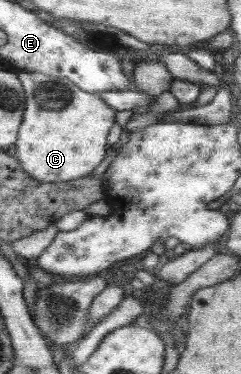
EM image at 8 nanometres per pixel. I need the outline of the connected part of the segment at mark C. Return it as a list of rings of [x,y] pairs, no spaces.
[[[18,72],[26,97],[26,108],[20,124],[16,145],[16,159],[30,178],[41,182],[63,182],[89,174],[100,165],[108,153],[108,133],[114,127],[117,111],[109,107],[98,93],[82,91],[68,78],[38,72]]]

